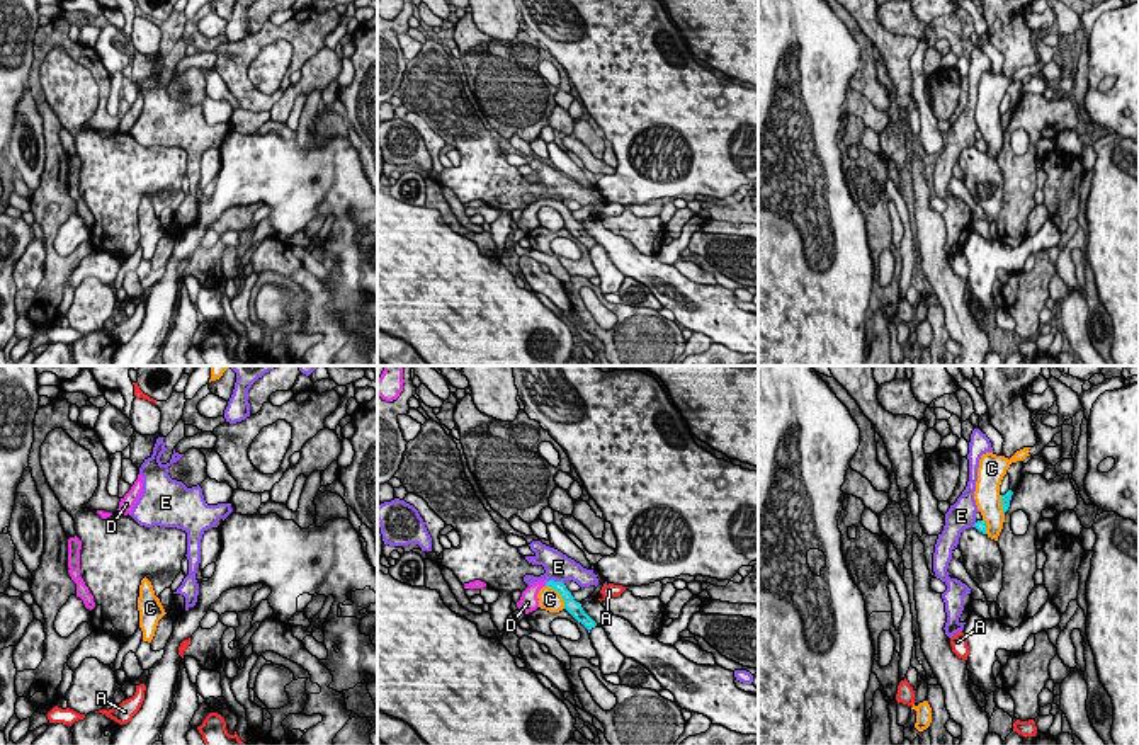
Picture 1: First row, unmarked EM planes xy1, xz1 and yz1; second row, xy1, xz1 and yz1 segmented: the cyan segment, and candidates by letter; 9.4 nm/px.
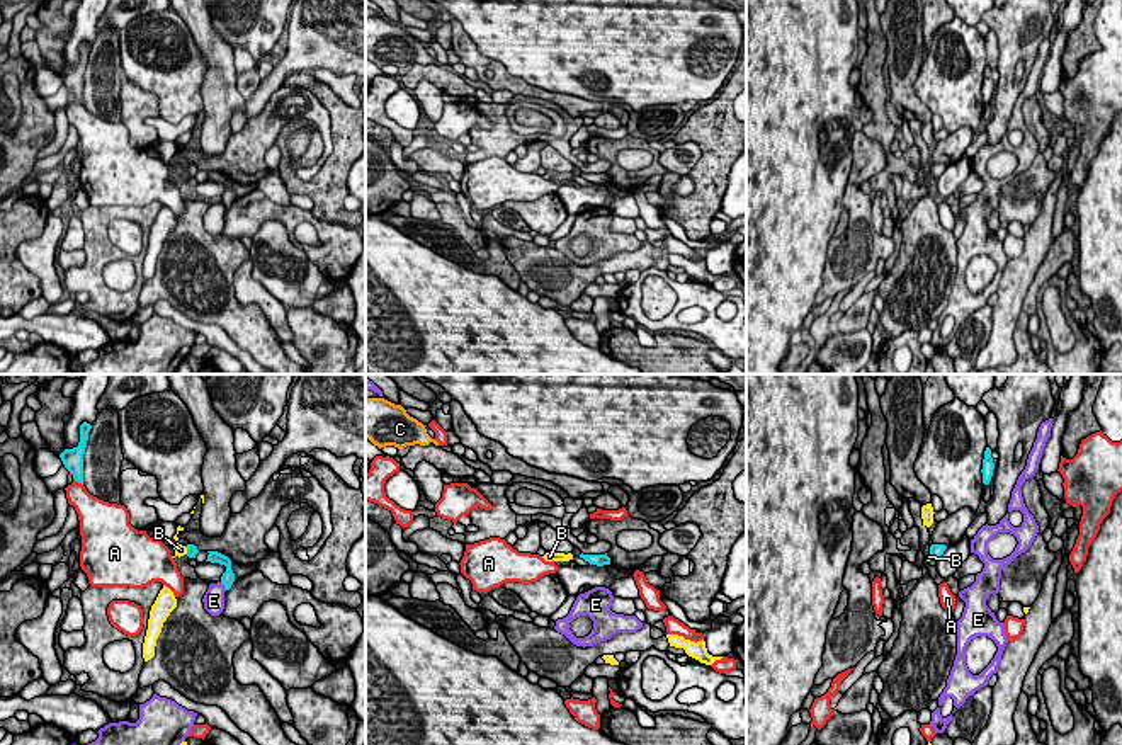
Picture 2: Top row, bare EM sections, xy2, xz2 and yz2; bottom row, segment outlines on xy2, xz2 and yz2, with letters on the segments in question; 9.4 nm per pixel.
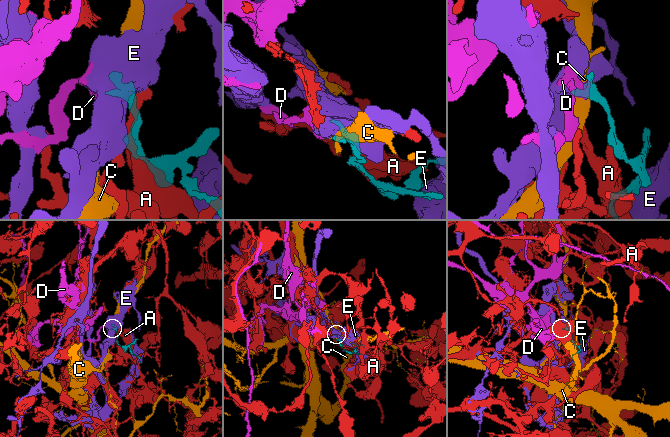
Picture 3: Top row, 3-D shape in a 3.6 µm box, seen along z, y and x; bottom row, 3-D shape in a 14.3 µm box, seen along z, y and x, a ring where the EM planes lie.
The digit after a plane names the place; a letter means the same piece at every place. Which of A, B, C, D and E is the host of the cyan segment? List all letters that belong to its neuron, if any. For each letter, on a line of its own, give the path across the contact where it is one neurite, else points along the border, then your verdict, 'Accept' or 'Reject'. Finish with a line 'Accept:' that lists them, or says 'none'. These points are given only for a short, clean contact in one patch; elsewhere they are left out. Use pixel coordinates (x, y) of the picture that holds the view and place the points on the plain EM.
A: Reject
B: Boundary: xy2 (184, 165), (187, 172). Reject
C: Boundary: xz1 (546, 204), (561, 216), (565, 227). Reject
D: Path across: xz1 (560, 206), (546, 203), (529, 220). Accept
E: Reject
Accept: D

